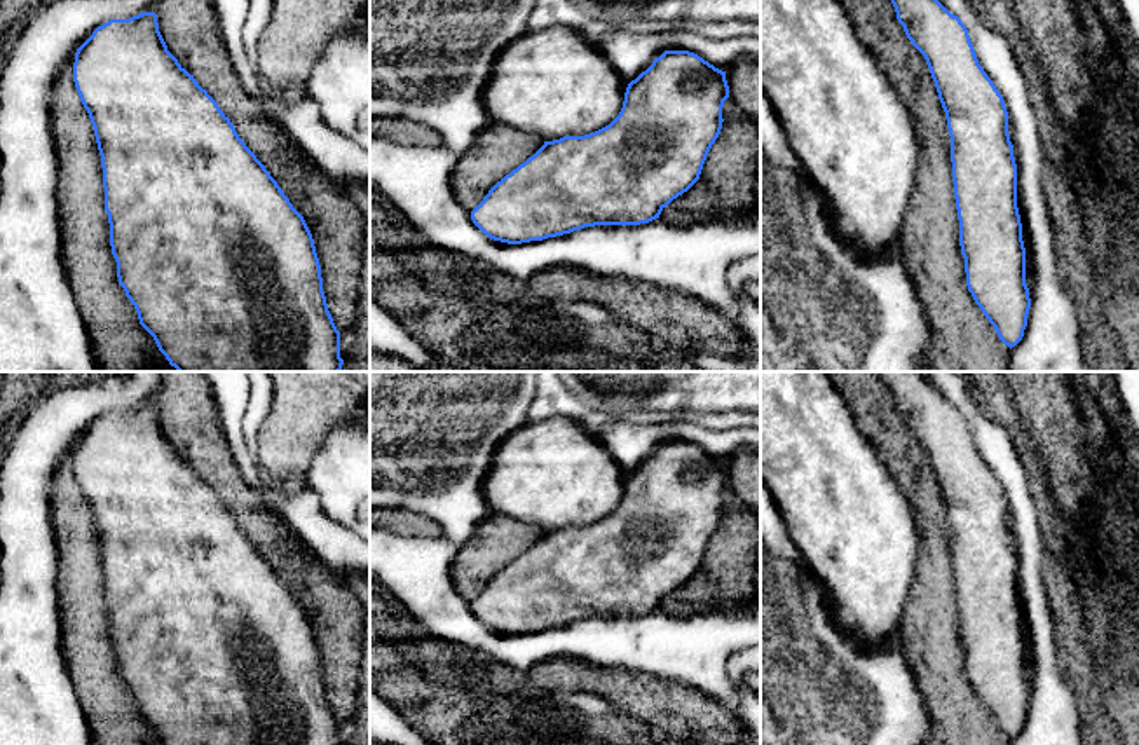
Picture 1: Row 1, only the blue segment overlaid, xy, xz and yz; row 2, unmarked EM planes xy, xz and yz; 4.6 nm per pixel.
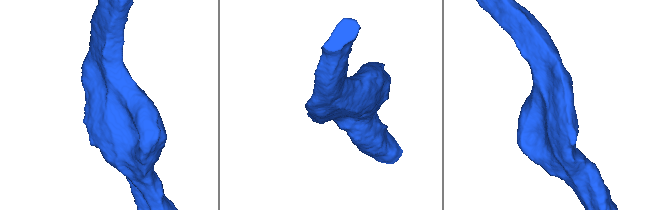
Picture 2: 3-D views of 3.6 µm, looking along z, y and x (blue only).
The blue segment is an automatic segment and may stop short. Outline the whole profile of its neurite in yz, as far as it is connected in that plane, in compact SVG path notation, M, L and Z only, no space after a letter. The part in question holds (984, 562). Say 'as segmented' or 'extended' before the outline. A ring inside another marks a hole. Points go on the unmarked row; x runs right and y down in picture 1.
as segmented; M923 372L881 379L924 447L945 502L968 682L1012 740L1024 728L1031 689L1003 487L979 455L966 417Z

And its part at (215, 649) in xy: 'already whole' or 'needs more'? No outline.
already whole

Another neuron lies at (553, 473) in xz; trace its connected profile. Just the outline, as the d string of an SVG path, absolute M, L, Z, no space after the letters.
M567 417L527 422L499 445L483 482L490 515L535 523L544 532L584 527L609 516L621 502L628 473L583 426Z

